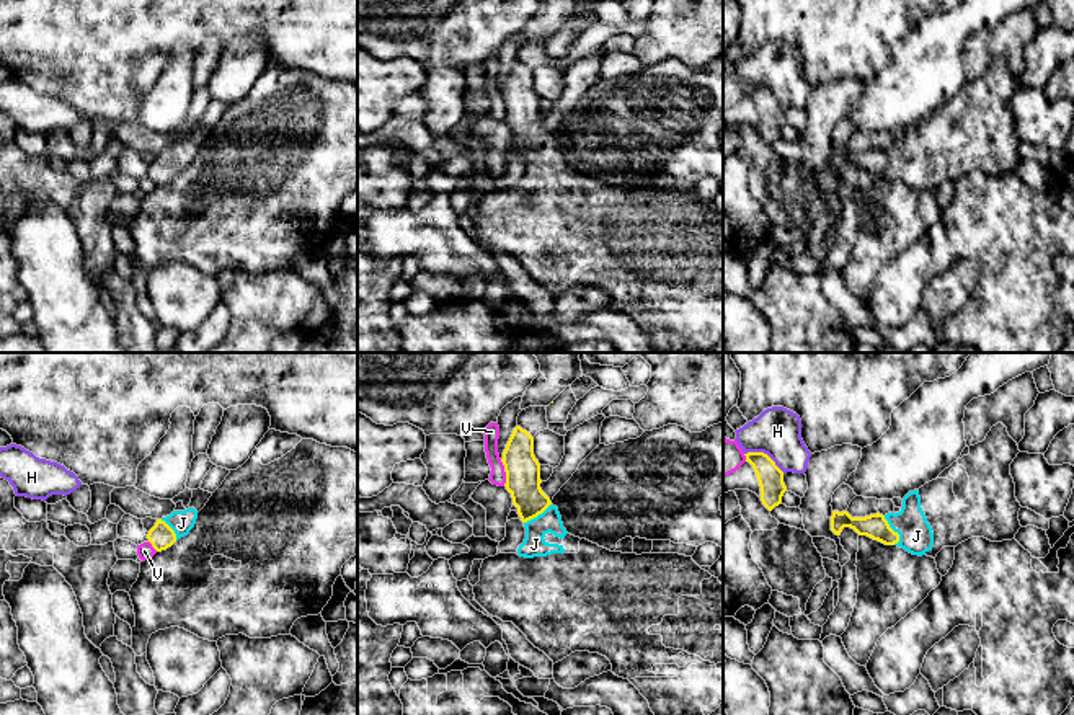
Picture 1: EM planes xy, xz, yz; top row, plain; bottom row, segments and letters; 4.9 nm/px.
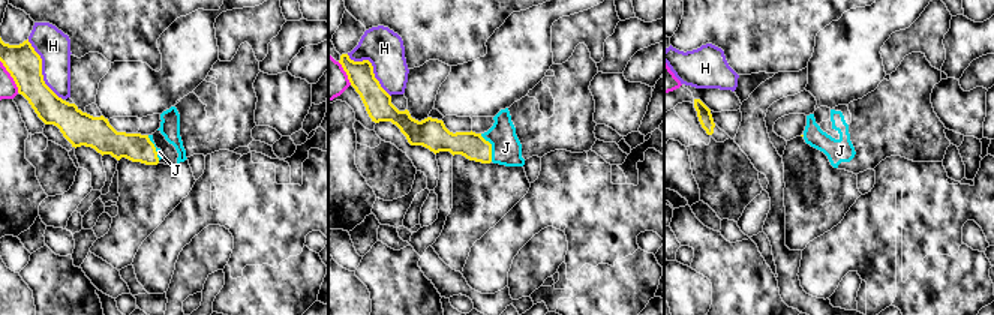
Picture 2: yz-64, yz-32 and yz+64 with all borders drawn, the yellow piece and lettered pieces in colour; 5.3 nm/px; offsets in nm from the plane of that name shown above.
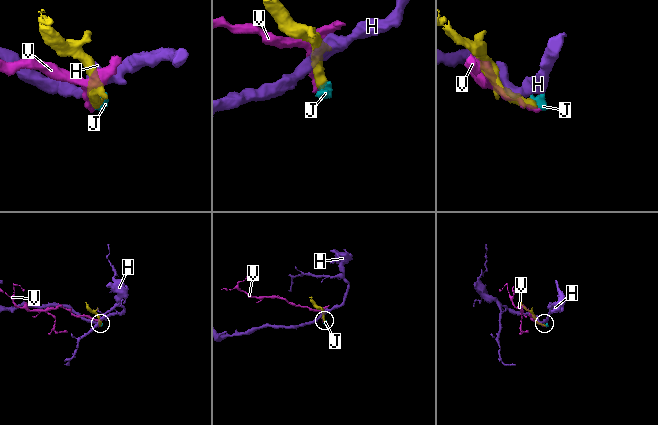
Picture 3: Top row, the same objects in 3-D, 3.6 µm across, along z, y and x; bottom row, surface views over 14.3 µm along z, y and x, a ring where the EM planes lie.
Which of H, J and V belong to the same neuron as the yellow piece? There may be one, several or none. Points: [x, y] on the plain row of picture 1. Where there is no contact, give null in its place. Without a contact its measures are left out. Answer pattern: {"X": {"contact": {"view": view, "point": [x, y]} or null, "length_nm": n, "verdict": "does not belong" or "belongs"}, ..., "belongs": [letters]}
{"H": {"contact": {"view": "yz", "point": [763, 87]}, "length_nm": 220, "verdict": "does not belong"}, "J": {"contact": {"view": "yz", "point": [893, 165]}, "length_nm": 160, "verdict": "belongs"}, "V": {"contact": {"view": "xz", "point": [505, 105]}, "length_nm": 140, "verdict": "does not belong"}, "belongs": ["J"]}

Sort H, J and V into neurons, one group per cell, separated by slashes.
H / J / V

